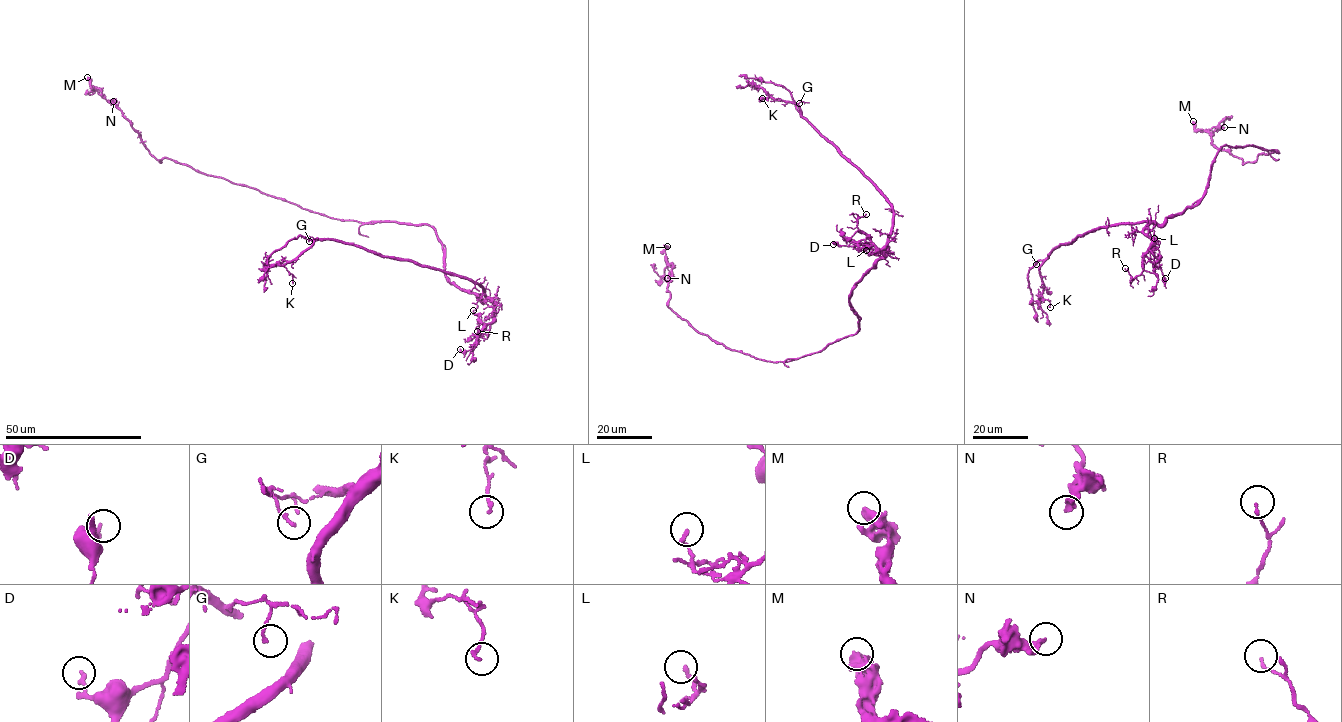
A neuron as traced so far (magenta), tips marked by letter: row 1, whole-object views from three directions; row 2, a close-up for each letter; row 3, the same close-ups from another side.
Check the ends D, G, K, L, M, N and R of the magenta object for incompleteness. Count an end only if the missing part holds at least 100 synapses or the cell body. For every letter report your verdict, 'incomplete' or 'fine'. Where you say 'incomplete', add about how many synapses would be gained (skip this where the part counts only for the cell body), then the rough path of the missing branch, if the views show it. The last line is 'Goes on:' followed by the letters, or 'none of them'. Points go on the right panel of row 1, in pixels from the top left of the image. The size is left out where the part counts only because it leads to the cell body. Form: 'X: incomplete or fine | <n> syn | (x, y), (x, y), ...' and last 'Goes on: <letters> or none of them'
D: fine
G: fine
K: fine
L: fine
M: fine
N: fine
R: fine
Goes on: none of them

